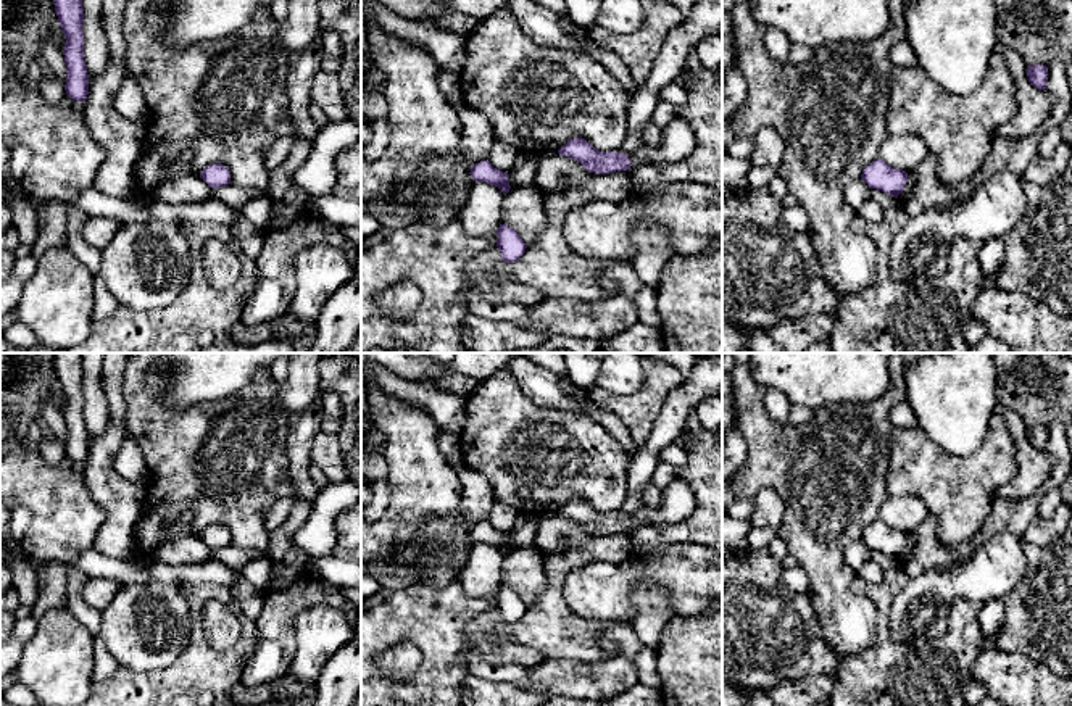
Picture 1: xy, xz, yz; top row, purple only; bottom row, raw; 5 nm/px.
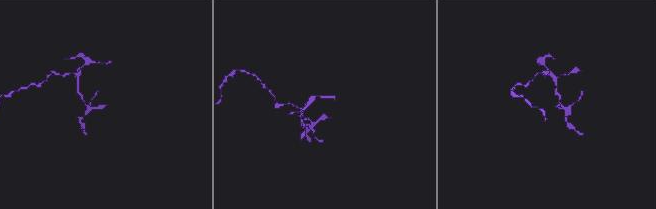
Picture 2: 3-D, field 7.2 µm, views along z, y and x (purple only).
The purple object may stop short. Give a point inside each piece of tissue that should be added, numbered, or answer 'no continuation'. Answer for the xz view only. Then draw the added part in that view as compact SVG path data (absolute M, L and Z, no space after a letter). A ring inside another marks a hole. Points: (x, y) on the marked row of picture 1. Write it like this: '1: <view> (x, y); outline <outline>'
1: xz (677, 142); outline M677 114L664 129L658 147L643 145L629 155L632 166L672 164L685 160L695 150L693 127Z

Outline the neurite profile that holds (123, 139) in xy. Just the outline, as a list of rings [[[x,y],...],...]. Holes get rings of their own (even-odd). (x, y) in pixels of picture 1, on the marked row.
[[[108,55],[105,71],[89,81],[84,103],[87,127],[106,152],[92,187],[113,198],[132,200],[137,195],[134,166],[142,152],[147,123],[124,119],[113,106],[124,74],[126,68]]]

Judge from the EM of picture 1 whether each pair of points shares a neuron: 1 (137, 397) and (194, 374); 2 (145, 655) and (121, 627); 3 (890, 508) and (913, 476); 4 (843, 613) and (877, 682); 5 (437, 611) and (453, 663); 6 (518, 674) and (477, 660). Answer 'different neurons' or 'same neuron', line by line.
1: different neurons
2: same neuron
3: different neurons
4: different neurons
5: same neuron
6: same neuron

